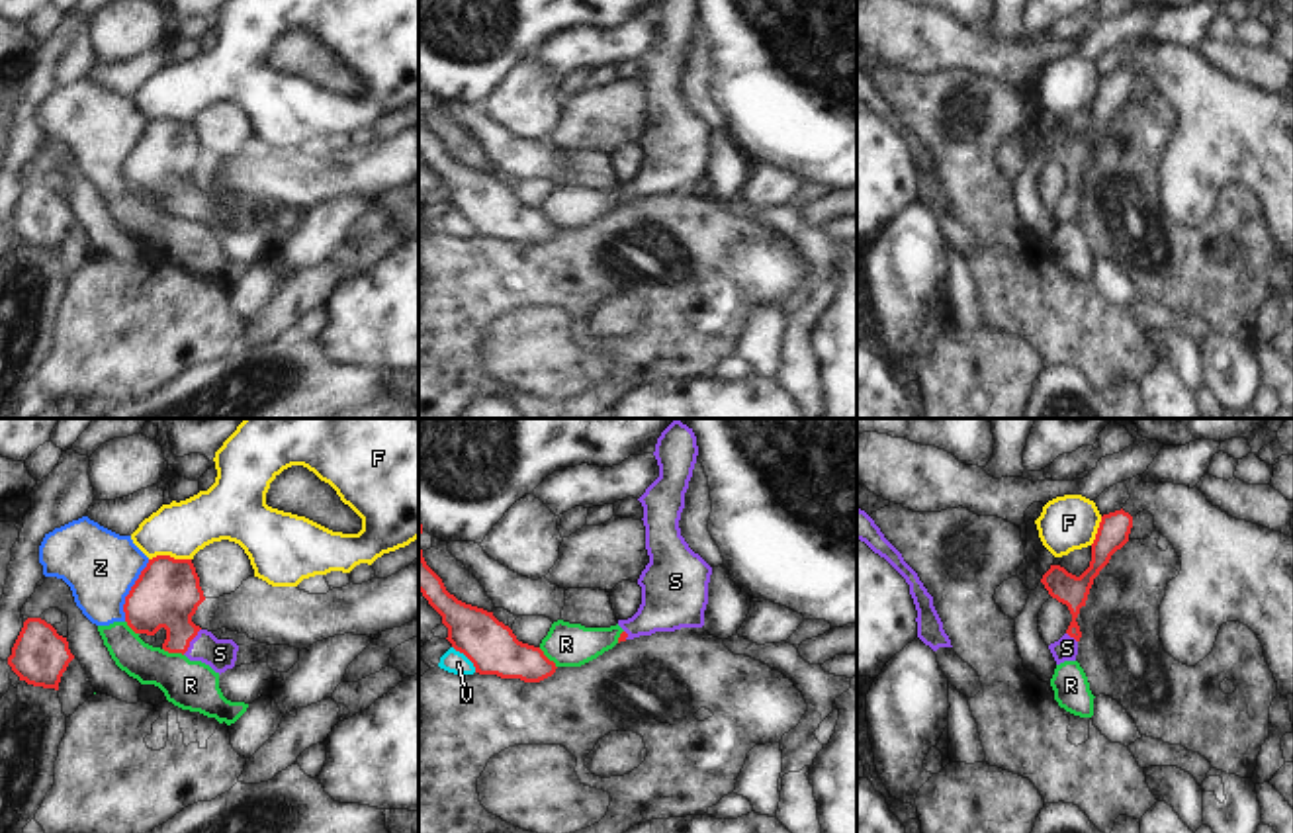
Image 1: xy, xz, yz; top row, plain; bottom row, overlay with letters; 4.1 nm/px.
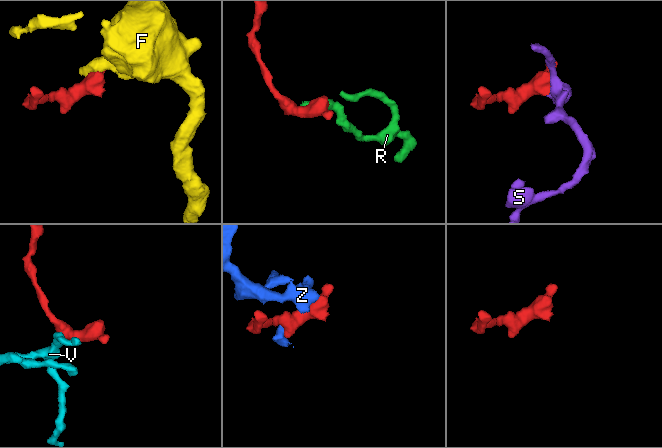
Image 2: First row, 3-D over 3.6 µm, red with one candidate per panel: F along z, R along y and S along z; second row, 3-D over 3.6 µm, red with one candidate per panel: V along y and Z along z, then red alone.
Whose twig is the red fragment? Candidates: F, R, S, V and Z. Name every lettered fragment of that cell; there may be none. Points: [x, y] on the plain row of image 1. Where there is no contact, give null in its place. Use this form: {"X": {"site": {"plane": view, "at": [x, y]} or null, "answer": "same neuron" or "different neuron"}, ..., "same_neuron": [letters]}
{"F": {"site": {"plane": "xy", "at": [169, 118]}, "answer": "different neuron"}, "R": {"site": {"plane": "xz", "at": [546, 219]}, "answer": "different neuron"}, "S": {"site": {"plane": "xy", "at": [190, 202]}, "answer": "same neuron"}, "V": {"site": {"plane": "xz", "at": [466, 218]}, "answer": "different neuron"}, "Z": {"site": {"plane": "xy", "at": [130, 153]}, "answer": "different neuron"}, "same_neuron": ["S"]}

